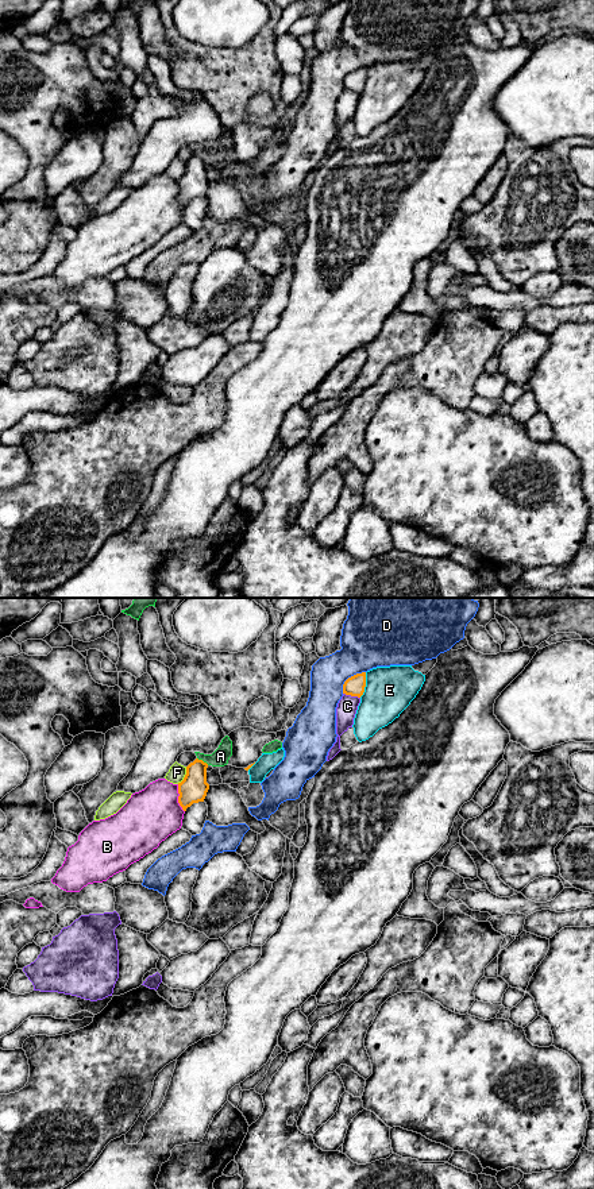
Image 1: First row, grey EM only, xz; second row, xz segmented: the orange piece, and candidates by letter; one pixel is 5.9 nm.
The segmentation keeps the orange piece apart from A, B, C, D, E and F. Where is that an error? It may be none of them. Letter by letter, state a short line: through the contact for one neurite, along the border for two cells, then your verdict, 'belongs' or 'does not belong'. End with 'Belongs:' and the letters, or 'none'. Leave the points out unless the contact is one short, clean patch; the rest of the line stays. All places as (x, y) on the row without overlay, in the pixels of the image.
A: does not belong
B: does not belong
C: does not belong
D: does not belong
E: does not belong
F: does not belong
Belongs: none

